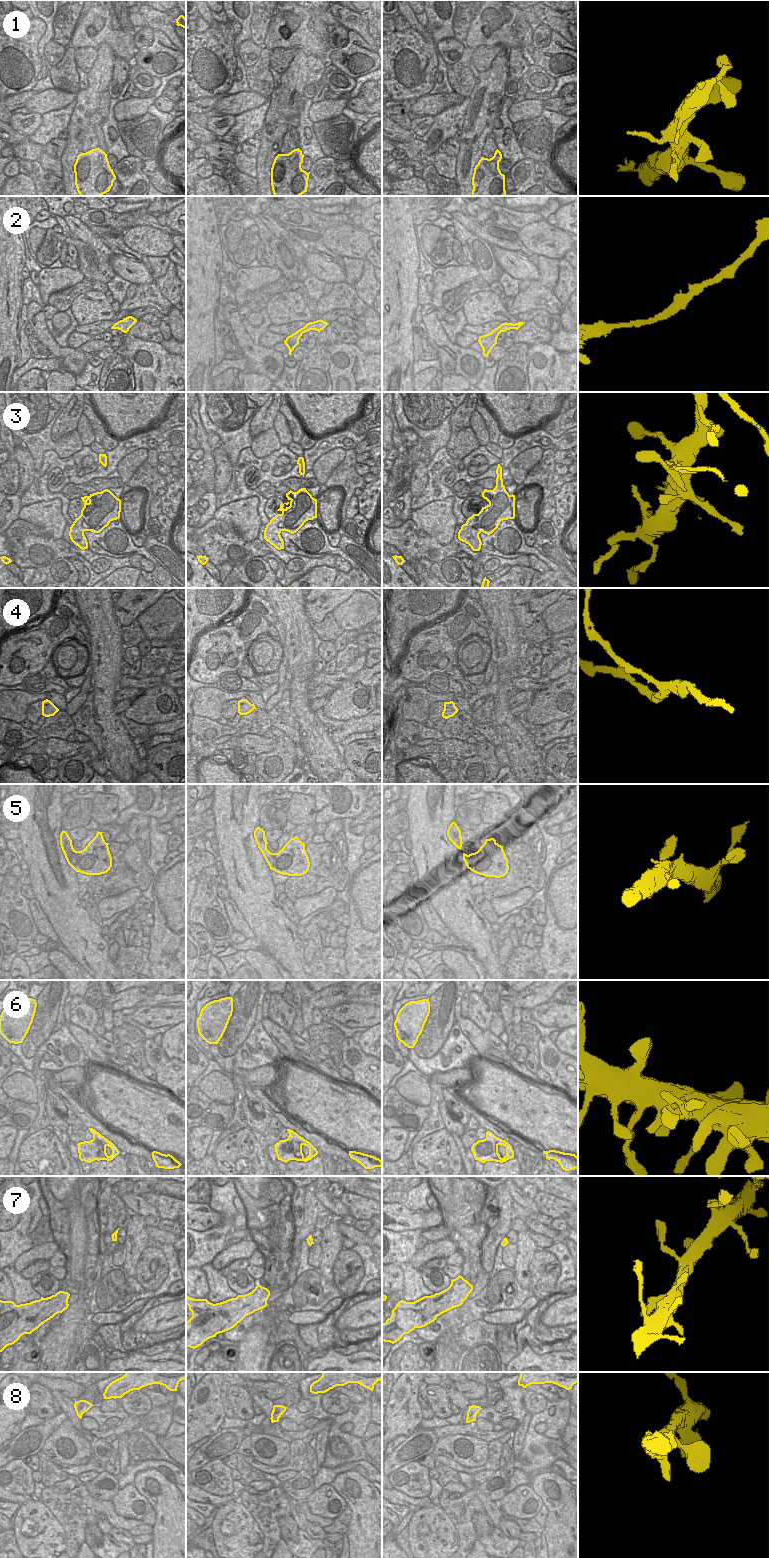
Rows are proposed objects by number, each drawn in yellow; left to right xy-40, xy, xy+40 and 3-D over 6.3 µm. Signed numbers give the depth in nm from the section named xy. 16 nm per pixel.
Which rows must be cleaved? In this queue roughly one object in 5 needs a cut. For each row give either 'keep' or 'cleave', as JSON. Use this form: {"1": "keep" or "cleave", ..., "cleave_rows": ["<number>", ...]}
{"1": "keep", "2": "keep", "3": "keep", "4": "keep", "5": "keep", "6": "keep", "7": "keep", "8": "keep", "cleave_rows": []}

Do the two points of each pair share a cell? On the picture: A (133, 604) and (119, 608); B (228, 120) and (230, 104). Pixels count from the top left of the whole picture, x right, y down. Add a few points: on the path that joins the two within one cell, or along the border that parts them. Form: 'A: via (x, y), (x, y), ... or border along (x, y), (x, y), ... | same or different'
A: via (130, 604), (126, 608), (122, 608) | same
B: border along (224, 114), (232, 114), (234, 116) | different

